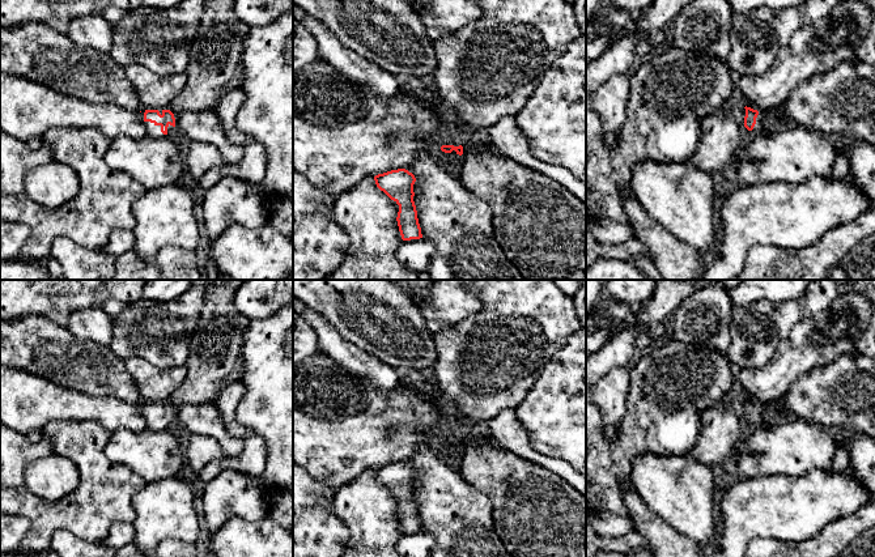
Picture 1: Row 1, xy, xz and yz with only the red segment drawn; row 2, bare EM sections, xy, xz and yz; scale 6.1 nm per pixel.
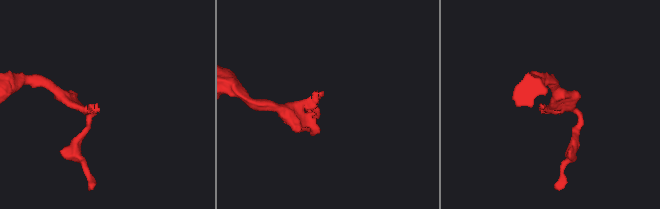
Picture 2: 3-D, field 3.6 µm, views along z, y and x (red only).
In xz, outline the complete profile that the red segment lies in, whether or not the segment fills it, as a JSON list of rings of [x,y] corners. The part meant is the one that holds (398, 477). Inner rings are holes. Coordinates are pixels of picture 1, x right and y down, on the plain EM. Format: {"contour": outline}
{"contour": [[[405,462],[391,463],[374,469],[377,480],[399,498],[398,519],[403,533],[422,531],[413,494],[416,471]]]}

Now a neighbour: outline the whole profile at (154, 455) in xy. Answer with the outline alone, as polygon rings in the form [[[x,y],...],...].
[[[171,429],[112,433],[105,454],[114,463],[139,473],[146,484],[177,477],[186,465],[184,439]]]

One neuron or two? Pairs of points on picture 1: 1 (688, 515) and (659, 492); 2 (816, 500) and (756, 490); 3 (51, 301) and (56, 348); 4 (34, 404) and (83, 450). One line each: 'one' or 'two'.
1: one
2: one
3: two
4: two

